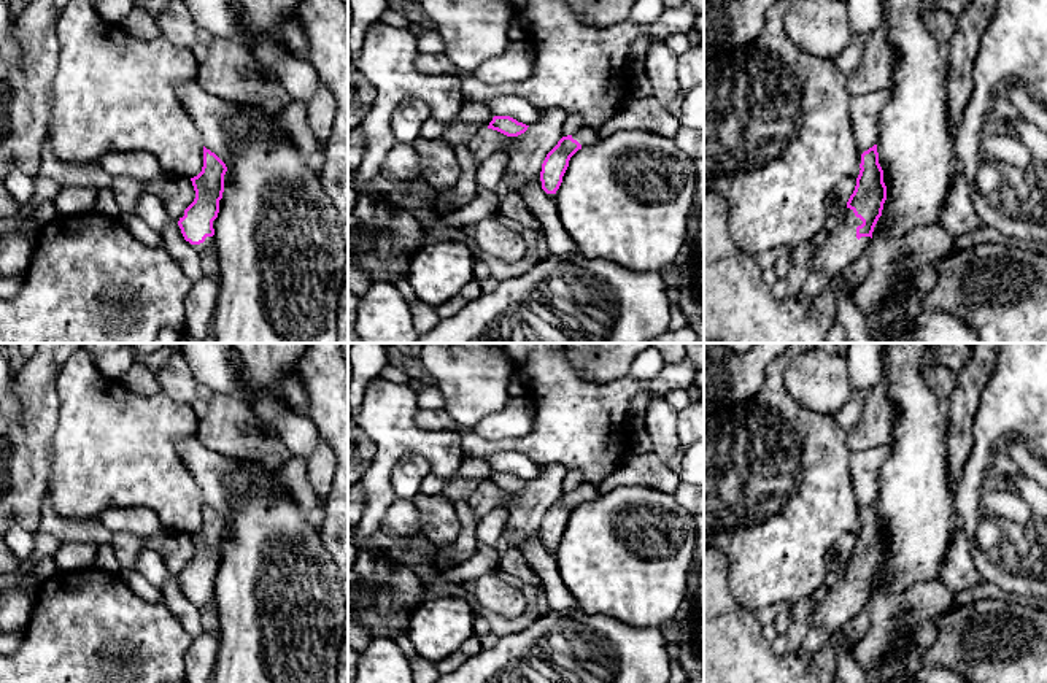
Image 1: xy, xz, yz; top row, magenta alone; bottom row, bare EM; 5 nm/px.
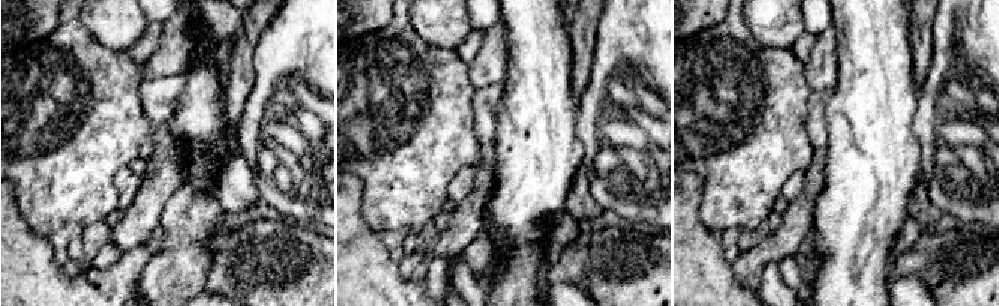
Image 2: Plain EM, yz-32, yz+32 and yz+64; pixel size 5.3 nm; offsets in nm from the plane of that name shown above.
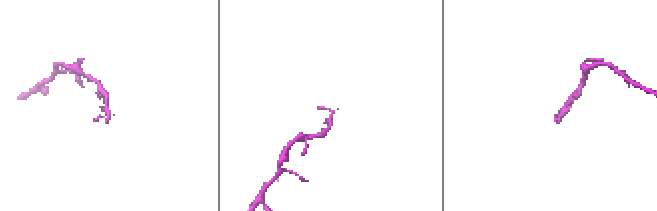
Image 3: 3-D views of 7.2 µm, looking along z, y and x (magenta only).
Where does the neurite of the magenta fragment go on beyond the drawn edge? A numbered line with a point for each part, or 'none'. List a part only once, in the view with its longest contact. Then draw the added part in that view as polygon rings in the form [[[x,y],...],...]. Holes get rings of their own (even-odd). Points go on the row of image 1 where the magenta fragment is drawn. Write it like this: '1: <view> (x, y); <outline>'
1: yz (842, 246); [[[845,206],[826,243],[817,251],[810,264],[812,270],[826,270],[834,278],[867,253],[872,238],[856,238],[856,227],[861,224],[863,221],[855,216],[853,210]]]

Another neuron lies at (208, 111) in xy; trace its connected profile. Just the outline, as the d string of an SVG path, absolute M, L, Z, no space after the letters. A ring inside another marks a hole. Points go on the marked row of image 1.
M195 79L176 83L178 98L203 135L203 146L214 152L224 164L230 162L230 148L224 122L245 114L241 106L207 92Z

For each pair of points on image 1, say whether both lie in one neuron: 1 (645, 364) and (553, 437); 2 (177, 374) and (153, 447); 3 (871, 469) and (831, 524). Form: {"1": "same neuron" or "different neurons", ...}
{"1": "different neurons", "2": "different neurons", "3": "different neurons"}

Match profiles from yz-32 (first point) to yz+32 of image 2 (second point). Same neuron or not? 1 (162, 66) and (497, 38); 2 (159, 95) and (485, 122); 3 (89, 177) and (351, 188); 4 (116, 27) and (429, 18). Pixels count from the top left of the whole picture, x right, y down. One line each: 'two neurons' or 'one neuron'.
1: one neuron
2: one neuron
3: two neurons
4: one neuron

